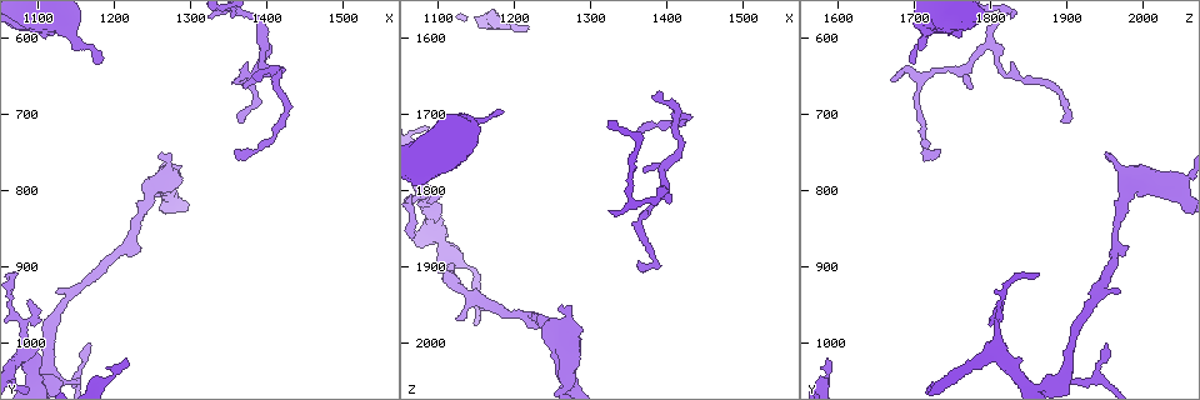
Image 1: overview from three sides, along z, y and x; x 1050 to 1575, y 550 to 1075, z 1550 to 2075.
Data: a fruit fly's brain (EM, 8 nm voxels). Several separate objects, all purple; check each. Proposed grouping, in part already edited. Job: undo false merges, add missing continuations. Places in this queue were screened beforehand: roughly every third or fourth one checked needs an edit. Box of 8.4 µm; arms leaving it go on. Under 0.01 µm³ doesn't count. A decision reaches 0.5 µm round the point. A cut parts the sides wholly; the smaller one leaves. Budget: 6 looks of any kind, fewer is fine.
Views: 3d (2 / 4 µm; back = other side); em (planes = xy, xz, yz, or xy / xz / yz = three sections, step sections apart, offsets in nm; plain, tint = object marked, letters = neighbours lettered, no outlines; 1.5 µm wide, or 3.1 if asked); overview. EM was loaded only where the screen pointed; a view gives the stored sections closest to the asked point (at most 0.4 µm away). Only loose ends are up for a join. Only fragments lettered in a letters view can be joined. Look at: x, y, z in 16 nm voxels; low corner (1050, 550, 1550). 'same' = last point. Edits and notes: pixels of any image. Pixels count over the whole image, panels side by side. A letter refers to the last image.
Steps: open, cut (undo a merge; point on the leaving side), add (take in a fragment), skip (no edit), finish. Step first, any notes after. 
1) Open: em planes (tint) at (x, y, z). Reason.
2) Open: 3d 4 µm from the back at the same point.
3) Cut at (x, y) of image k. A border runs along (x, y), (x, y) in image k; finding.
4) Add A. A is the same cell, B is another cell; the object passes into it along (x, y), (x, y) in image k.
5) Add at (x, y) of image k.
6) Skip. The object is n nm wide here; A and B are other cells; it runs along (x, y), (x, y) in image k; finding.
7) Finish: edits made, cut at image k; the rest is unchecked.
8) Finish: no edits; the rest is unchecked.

Open: em xz step 4 (tint) at (1185, 635, 1695).

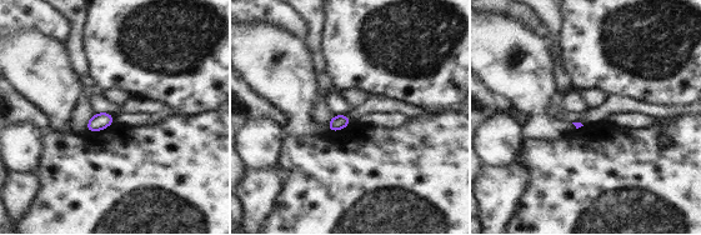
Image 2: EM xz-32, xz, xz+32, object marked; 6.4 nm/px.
Open: em planes (letters) at the same point.

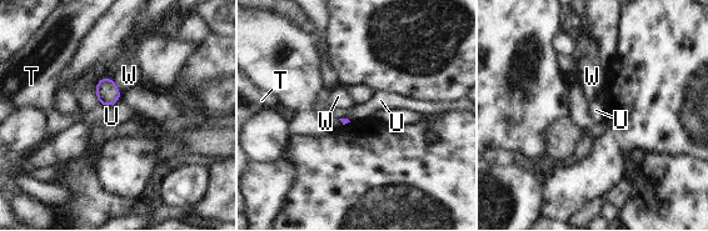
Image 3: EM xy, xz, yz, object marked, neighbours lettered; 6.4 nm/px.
Skip. T, U and W are other cells; a border runs along (120, 98), (110, 105), (99, 104) in image 3; no lettered fragment goes on from it.

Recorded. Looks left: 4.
Open: em planes (letters) at (1360, 710, 1895).

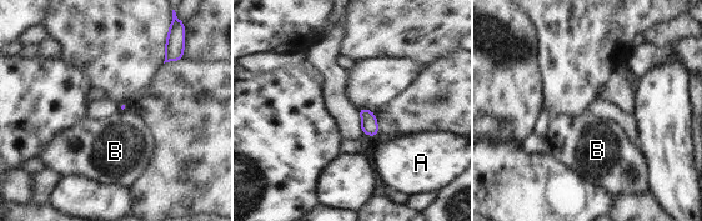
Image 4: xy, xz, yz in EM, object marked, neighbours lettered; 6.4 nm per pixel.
Skip. The object is 70 nm wide here; A and B are other cells; a border runs along (119, 110), (123, 112), (128, 111) in image 4; no lettered fragment goes on from it.

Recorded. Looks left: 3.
Open: 3d 2 µm at (1400, 610, 1800). Abrupt turn.

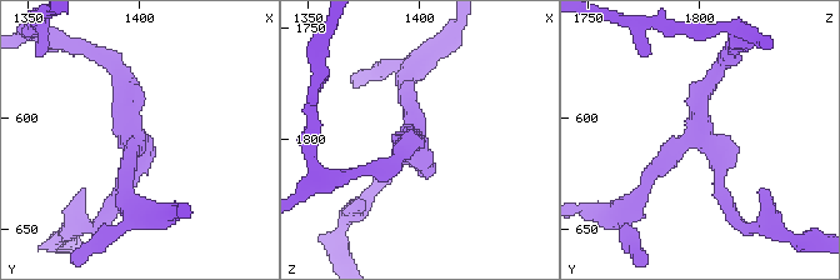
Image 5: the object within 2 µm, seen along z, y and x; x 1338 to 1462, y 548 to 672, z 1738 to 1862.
Open: em planes (letters) at (1397, 608, 1797). 3 arms meet here.

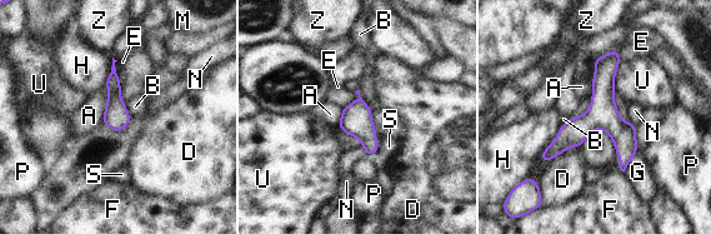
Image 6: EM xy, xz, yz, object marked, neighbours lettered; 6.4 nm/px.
Skip. A, B, D, E, F, G, H, M, N, P, S, U and Z are other cells; a border runs along (357, 90), (371, 111) in image 6; all the same neuron.

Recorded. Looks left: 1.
Finish: no edits; the rest is unchecked.

